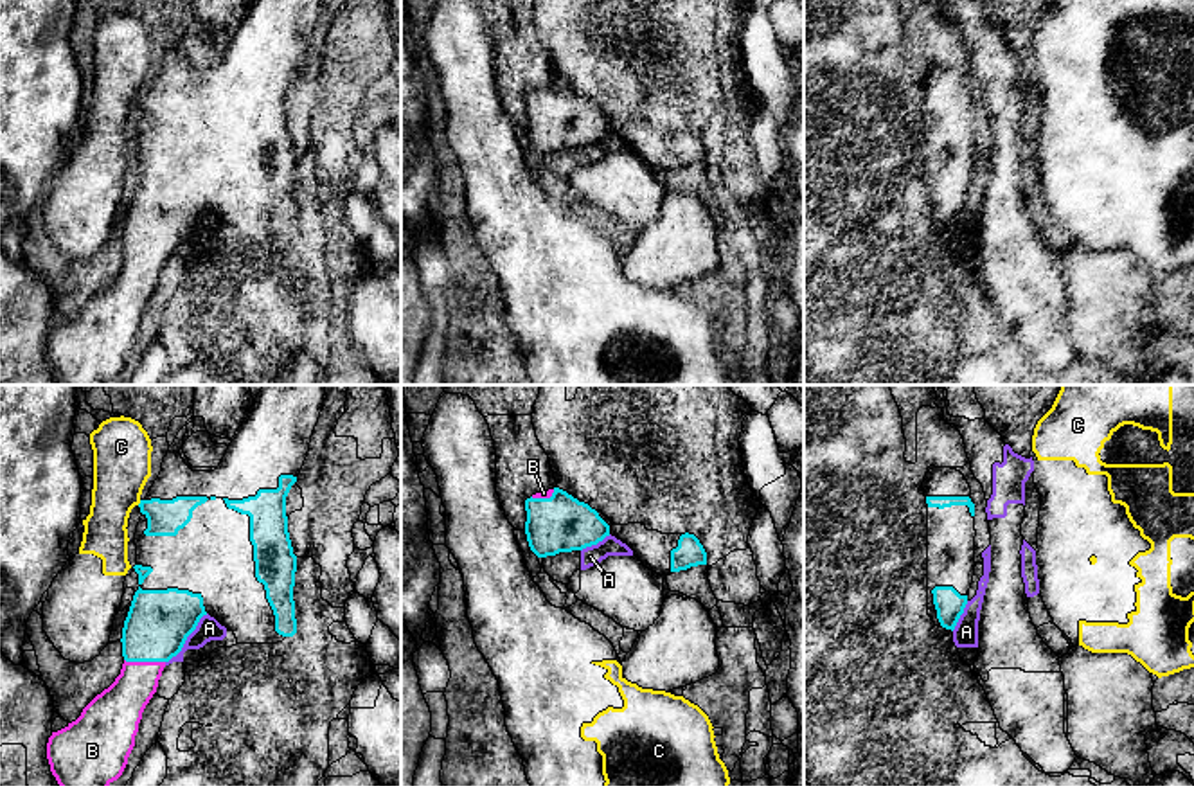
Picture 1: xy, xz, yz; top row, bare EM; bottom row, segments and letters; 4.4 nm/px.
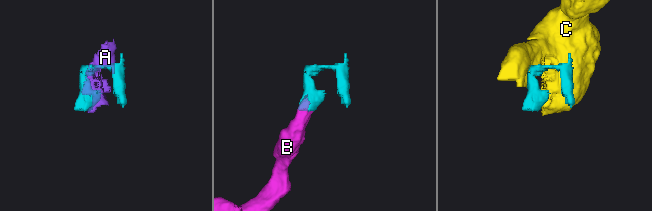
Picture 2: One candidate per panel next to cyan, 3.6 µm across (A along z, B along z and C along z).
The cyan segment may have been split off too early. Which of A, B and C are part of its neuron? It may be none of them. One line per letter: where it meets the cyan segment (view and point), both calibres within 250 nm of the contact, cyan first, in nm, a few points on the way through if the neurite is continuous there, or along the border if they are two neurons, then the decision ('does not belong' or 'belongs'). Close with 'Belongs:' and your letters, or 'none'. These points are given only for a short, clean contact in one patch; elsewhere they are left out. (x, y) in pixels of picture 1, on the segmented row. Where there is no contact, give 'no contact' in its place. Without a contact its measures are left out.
A: xy (186, 639) | 280/100 nm | does not belong
B: xy (144, 660) | 280/220 nm | across xy (159, 621), (148, 641), (144, 660), (137, 684), (117, 709) | belongs
C: xy (141, 502) | 160/260 nm | along xy (141, 500), (137, 504) | does not belong
Belongs: B

